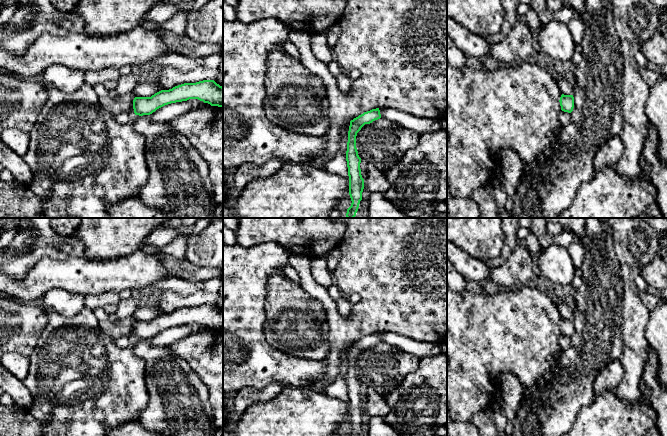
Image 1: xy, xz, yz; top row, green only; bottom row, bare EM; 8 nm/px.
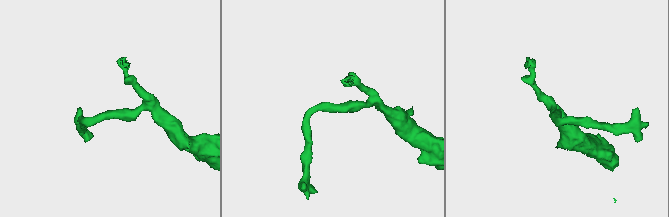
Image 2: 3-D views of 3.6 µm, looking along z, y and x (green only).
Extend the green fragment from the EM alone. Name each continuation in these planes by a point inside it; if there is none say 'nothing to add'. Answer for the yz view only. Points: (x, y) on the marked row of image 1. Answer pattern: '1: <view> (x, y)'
nothing to add

